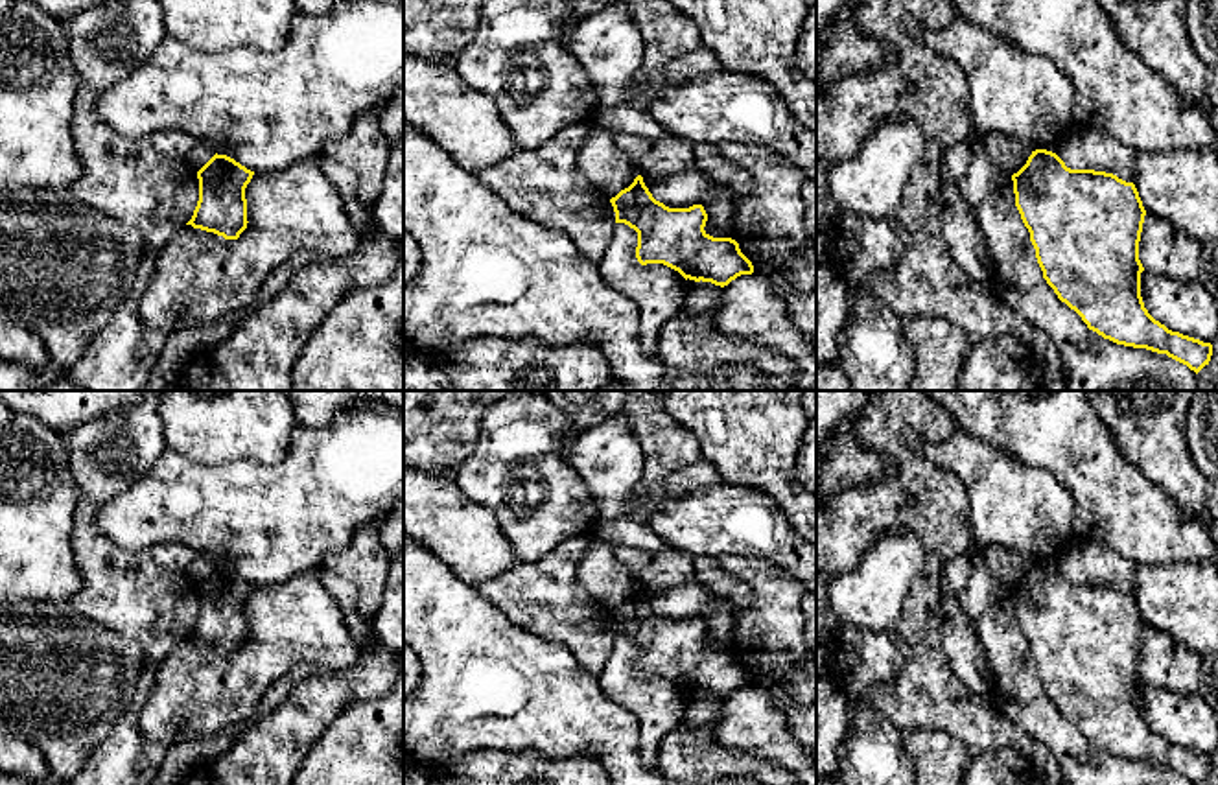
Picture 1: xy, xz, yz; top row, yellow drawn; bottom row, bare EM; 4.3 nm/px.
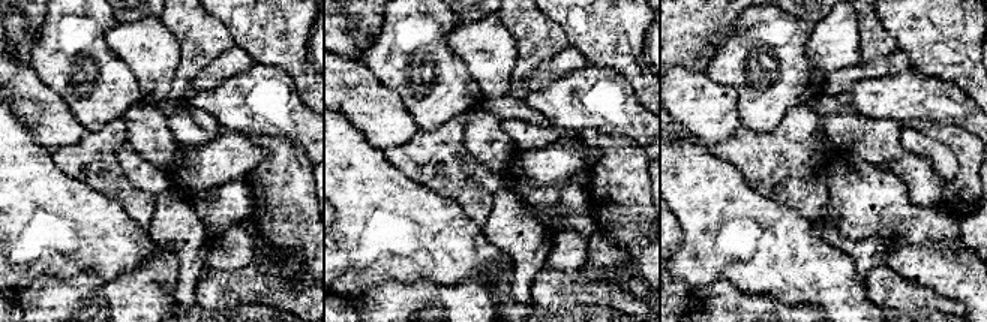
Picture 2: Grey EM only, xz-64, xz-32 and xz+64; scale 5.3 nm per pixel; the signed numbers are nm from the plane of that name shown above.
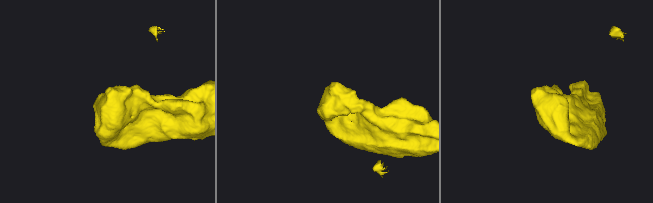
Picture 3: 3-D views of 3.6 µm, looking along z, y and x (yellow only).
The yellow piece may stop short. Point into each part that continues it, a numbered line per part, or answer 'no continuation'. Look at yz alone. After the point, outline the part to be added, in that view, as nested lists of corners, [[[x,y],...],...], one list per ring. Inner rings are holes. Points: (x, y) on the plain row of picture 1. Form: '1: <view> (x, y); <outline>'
no continuation

